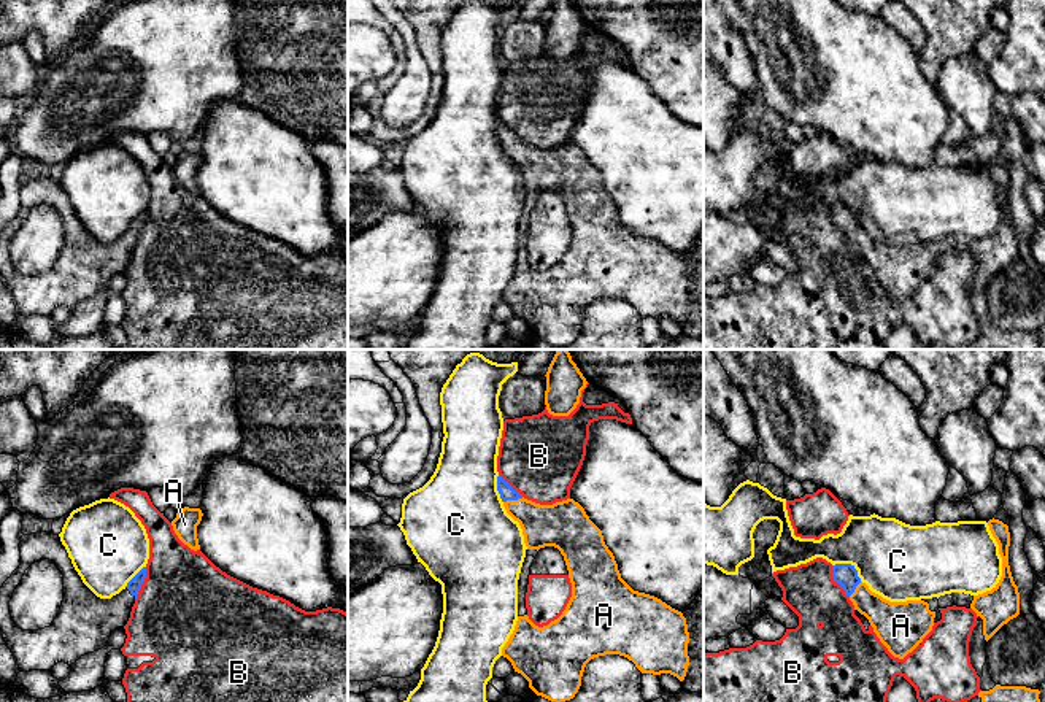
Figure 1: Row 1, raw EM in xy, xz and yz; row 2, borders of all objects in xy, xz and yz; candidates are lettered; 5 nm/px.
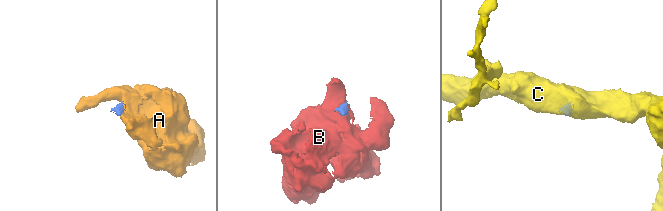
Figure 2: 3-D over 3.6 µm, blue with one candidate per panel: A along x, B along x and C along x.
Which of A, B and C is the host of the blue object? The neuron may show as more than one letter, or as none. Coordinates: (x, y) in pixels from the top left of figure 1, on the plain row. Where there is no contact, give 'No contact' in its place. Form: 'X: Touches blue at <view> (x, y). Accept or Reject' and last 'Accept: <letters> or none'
A: Touches blue at xz (513, 143). Accept
B: Touches blue at yz (836, 226). Reject
C: Touches blue at yz (850, 208). Reject
Accept: A

